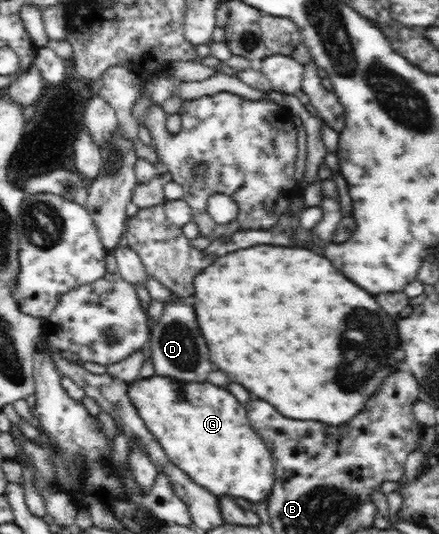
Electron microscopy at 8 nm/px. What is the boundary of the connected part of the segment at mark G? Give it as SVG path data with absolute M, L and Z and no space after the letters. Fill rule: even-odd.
M156 373L148 379L137 379L129 386L127 395L137 407L140 418L147 429L155 435L159 445L167 453L169 460L197 484L204 486L217 497L223 494L243 497L256 503L269 496L274 484L273 457L264 440L254 432L247 420L247 410L237 402L237 398L213 384L179 384L169 376Z

